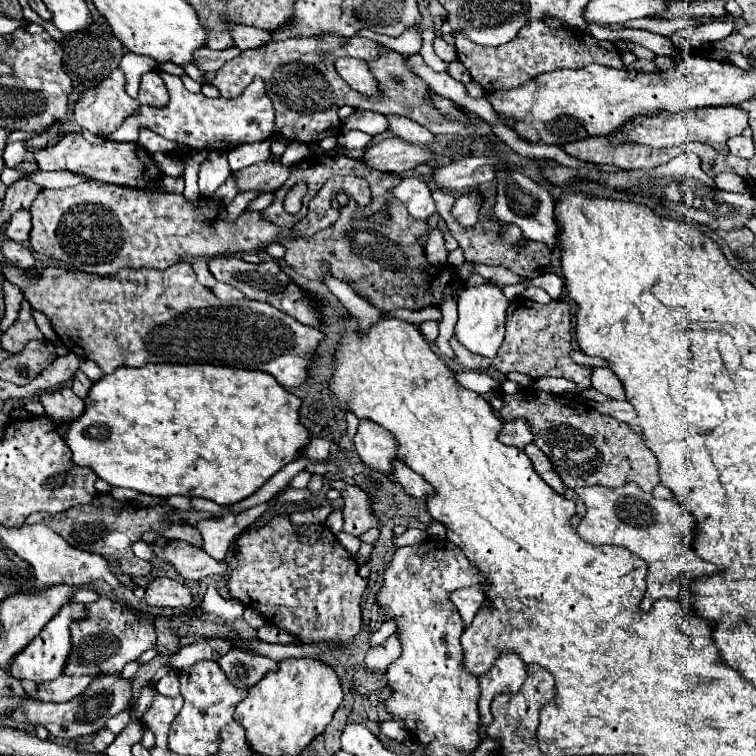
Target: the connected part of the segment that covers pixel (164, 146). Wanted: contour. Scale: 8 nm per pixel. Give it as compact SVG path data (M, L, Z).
M150 129L140 131L140 143L148 153L158 153L158 151L160 153L172 153L172 151L176 151L176 143L152 133Z

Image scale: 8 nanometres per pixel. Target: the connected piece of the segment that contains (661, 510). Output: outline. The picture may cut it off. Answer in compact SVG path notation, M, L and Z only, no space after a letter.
M634 483L616 487L616 489L600 487L600 485L594 485L594 487L576 487L574 491L580 497L580 501L586 505L586 515L584 515L584 519L580 521L580 525L576 529L578 535L584 541L588 541L592 545L620 545L620 547L626 547L636 557L640 557L640 559L644 559L648 563L648 575L646 575L648 589L646 589L646 595L642 599L642 611L648 611L652 607L652 603L658 601L658 599L662 599L662 597L674 599L674 597L684 595L688 591L690 583L696 581L698 577L706 577L706 575L722 571L722 567L718 567L714 563L708 563L708 561L704 561L704 559L700 559L696 555L696 551L692 547L694 537L696 537L696 521L684 509L684 505L678 503L676 499L668 499L668 501L654 499L650 493L644 493L642 489L638 489Z

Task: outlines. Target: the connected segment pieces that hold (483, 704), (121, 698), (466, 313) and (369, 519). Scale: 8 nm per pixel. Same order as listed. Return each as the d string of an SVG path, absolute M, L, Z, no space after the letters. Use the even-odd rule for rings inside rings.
M500 653L492 669L480 675L478 681L482 689L480 703L478 703L482 725L490 725L492 723L492 713L490 713L492 699L500 693L516 693L520 689L520 685L526 681L526 663L516 653Z
M120 673L118 675L104 675L96 677L92 685L80 695L74 697L66 703L36 703L36 701L26 701L20 711L12 713L12 719L18 723L32 723L32 725L44 725L54 737L70 741L78 739L82 735L92 735L100 729L106 727L106 721L120 711L128 709L132 703L132 681L124 679Z
M486 281L484 285L466 287L458 297L458 323L456 323L456 339L470 349L472 353L498 353L504 339L504 321L506 307L510 301L504 297L502 287L494 281Z
M330 481L334 489L342 493L344 499L344 531L350 535L362 535L364 531L378 525L378 517L372 511L370 495L362 491L358 485L350 485L344 481Z

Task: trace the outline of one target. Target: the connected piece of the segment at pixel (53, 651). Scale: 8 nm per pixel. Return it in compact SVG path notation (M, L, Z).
M64 605L48 623L46 627L40 631L40 635L24 649L18 653L18 657L14 657L16 661L12 661L10 669L12 669L12 677L16 679L32 679L34 683L44 683L50 679L56 679L62 675L64 665L66 665L66 657L70 653L70 625L72 621L78 621L80 617L84 617L84 605Z

